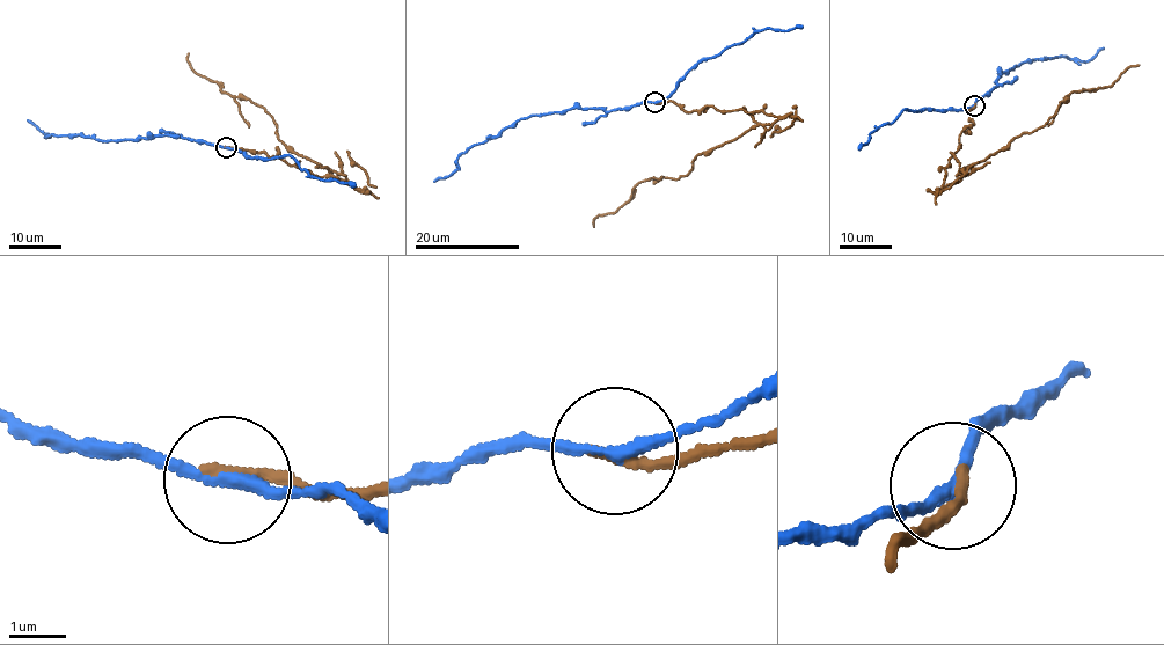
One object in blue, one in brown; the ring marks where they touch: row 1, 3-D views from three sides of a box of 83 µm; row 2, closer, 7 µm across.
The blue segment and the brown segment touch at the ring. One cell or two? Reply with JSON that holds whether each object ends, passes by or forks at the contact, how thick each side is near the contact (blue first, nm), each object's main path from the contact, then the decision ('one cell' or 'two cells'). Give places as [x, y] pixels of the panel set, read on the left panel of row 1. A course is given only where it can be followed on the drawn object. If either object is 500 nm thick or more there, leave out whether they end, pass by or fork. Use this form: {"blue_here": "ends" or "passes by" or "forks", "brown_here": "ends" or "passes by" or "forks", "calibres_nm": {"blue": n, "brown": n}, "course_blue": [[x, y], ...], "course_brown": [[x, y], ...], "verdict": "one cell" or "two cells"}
{"blue_here": "passes by", "brown_here": "ends", "calibres_nm": {"blue": 190, "brown": 200}, "course_blue": [[226, 147], [177, 136], [108, 140], [80, 134], [46, 137], [48, 134], [27, 119]], "course_brown": [[226, 147], [277, 156], [352, 185], [345, 175], [288, 151], [262, 107], [198, 75], [188, 53]], "verdict": "two cells"}

